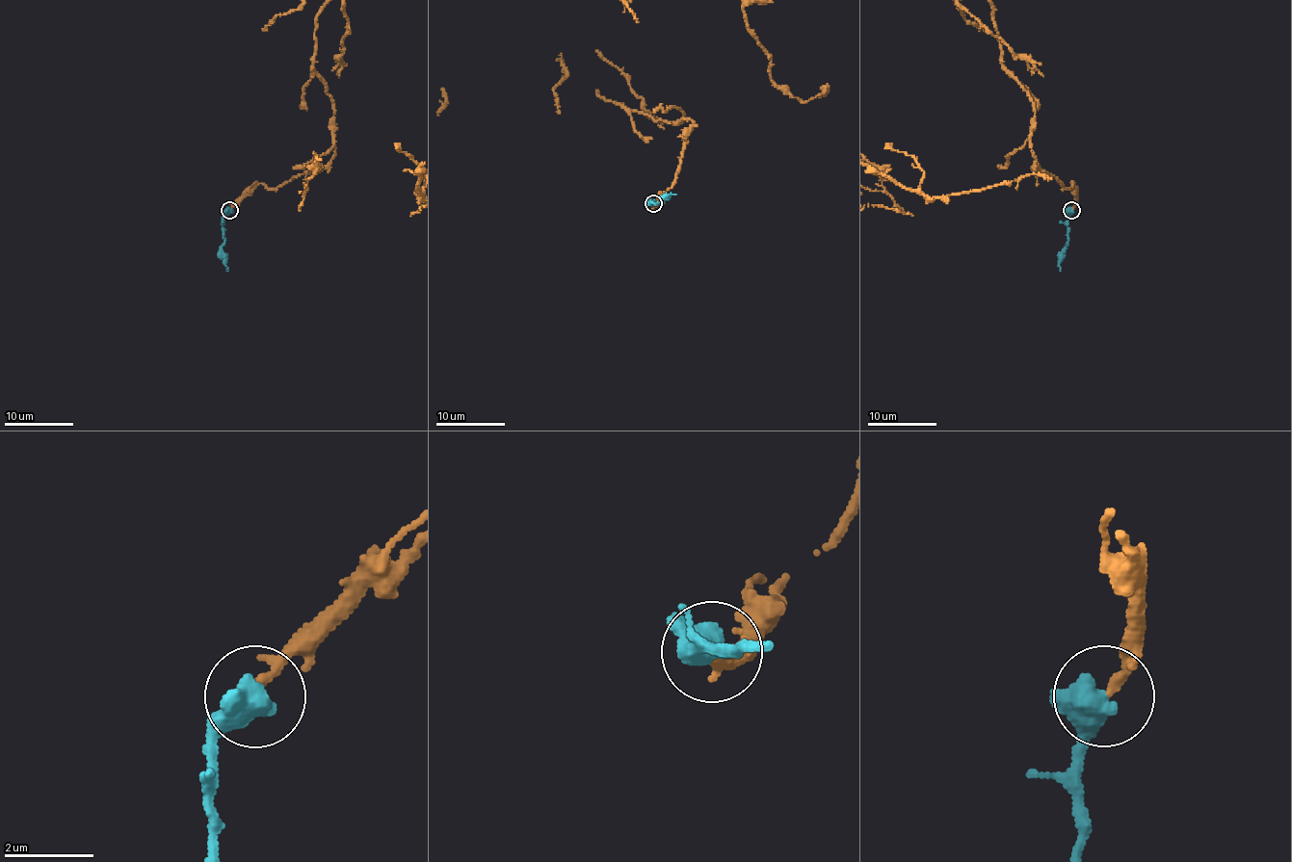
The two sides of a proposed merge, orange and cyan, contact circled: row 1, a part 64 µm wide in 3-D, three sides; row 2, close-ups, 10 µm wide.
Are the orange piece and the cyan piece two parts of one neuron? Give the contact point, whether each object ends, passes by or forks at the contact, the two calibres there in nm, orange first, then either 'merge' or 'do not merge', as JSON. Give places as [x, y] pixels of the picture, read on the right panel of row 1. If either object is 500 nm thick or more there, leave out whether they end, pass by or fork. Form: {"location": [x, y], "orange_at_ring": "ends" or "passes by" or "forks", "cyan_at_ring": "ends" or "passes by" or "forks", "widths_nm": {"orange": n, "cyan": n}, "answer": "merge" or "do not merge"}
{"location": [1071, 210], "orange_at_ring": "passes by", "cyan_at_ring": "passes by", "widths_nm": {"orange": 140, "cyan": 480}, "answer": "merge"}

